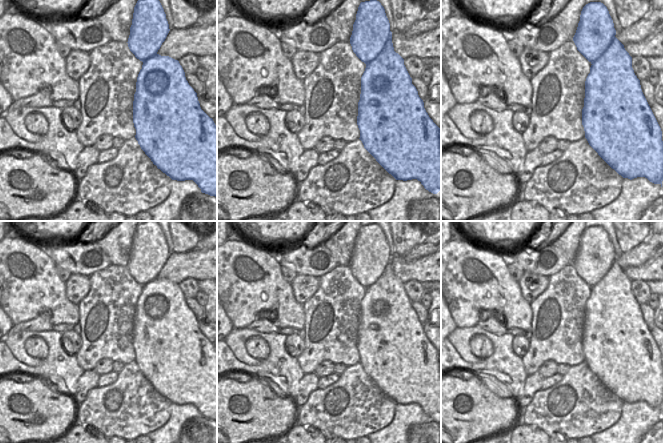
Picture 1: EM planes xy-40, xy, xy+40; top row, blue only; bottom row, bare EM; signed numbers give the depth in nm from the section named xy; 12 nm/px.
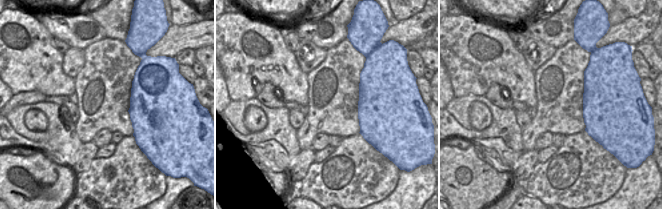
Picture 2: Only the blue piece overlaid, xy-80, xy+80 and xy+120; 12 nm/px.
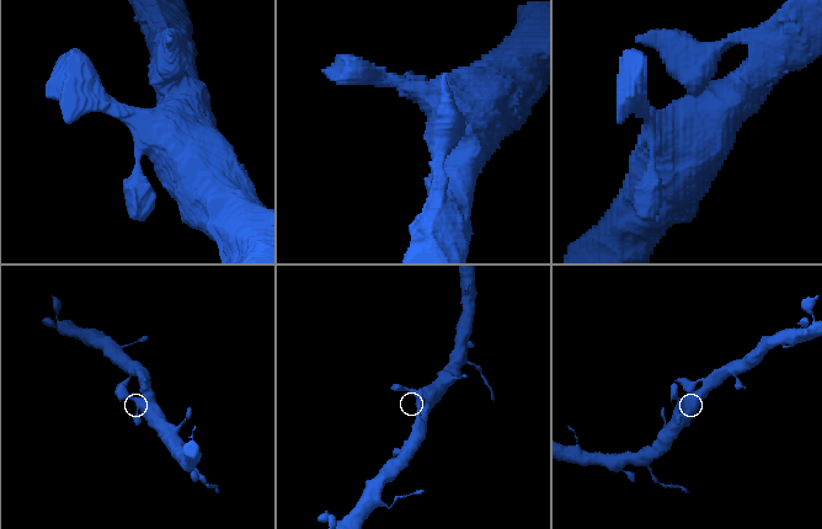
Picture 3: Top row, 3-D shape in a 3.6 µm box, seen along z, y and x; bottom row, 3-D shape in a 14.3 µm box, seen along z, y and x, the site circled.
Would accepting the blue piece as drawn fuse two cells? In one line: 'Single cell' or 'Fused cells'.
Single cell.

